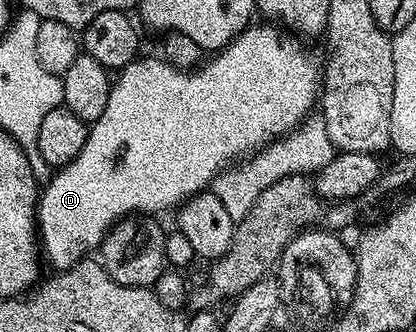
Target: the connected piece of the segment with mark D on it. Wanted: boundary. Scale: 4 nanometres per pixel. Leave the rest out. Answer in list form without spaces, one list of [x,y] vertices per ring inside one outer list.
[[[257,25],[247,27],[238,38],[233,39],[228,46],[217,52],[211,58],[214,59],[211,63],[203,62],[197,69],[174,67],[158,57],[156,59],[139,57],[133,63],[129,63],[128,66],[122,68],[120,74],[113,80],[108,105],[104,105],[104,113],[100,113],[98,120],[89,128],[84,149],[80,149],[78,156],[69,165],[55,170],[53,172],[54,180],[47,187],[45,184],[41,188],[36,226],[45,262],[47,259],[59,272],[67,271],[69,267],[75,267],[77,263],[83,262],[89,256],[86,255],[89,251],[97,252],[101,248],[106,236],[110,234],[115,224],[125,220],[122,219],[125,215],[130,215],[133,211],[139,211],[142,215],[158,215],[161,211],[170,210],[170,212],[173,212],[181,207],[186,200],[191,199],[192,196],[205,192],[213,184],[214,179],[227,169],[228,165],[242,159],[240,158],[241,155],[244,155],[243,157],[249,156],[251,153],[266,147],[267,144],[289,136],[299,126],[300,123],[298,122],[309,113],[310,106],[313,103],[315,106],[316,96],[320,91],[319,68],[317,71],[314,68],[313,61],[302,52],[302,47],[297,43],[297,41],[299,42],[297,38],[294,38],[295,40],[282,39],[281,33],[283,34],[283,32],[277,26],[262,26],[266,27],[257,27]]]

